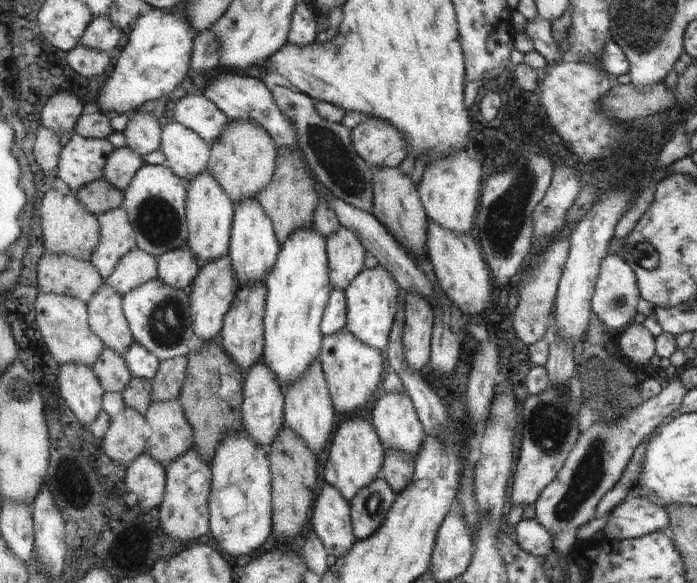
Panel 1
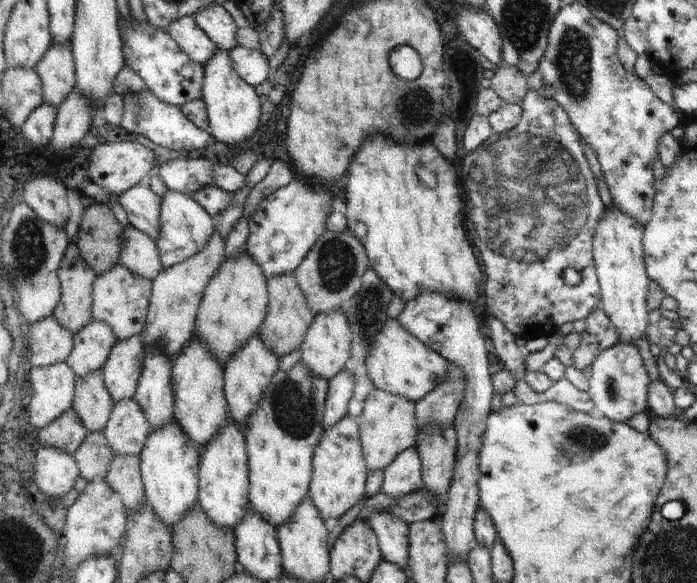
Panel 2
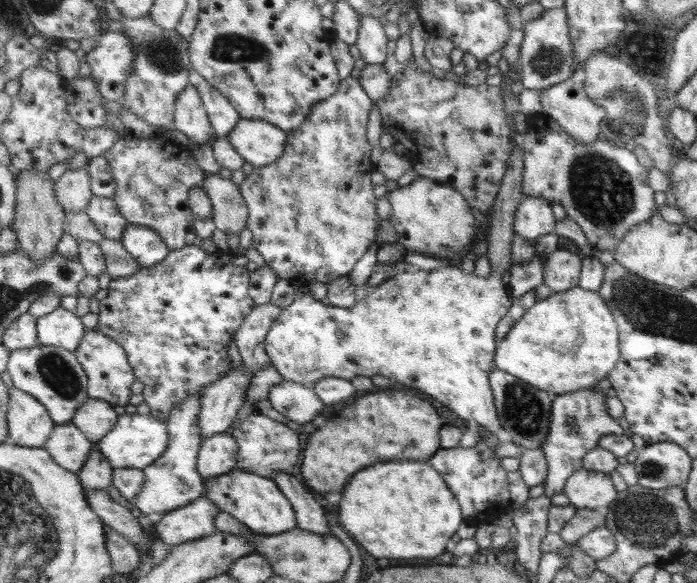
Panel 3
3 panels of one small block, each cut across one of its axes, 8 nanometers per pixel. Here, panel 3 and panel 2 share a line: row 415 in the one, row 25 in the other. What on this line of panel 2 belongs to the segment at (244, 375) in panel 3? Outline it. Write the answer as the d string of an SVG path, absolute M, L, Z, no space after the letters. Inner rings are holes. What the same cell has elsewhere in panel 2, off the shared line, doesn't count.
M213 4L195 15L194 20L200 28L213 40L219 49L231 51L237 45L237 24L233 16L219 4Z

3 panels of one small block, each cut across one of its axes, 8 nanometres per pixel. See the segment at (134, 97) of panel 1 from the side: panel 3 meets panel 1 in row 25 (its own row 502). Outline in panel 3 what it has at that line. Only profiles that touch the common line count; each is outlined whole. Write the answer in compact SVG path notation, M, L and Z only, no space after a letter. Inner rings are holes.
M202 394L189 396L185 403L179 404L171 412L167 428L170 429L170 446L162 458L155 460L150 467L144 468L146 484L134 506L143 514L158 512L166 514L179 507L185 507L199 497L205 495L205 485L198 472L198 456L204 440L202 429L199 428L199 414L202 412Z

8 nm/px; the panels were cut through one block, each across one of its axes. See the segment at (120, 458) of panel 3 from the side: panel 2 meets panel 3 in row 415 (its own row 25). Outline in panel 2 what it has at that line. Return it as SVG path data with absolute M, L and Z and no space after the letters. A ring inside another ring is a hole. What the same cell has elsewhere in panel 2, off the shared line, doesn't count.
M130 15L132 20L125 21L123 17L121 17L122 25L121 25L121 32L123 32L123 42L125 43L124 47L124 59L128 66L132 68L134 72L136 72L141 79L145 82L145 84L148 87L148 90L150 92L153 92L155 96L157 96L160 100L163 100L163 103L171 104L174 106L177 106L179 108L182 108L185 104L193 103L195 100L202 98L202 88L205 80L205 73L206 70L202 65L199 65L197 62L194 62L191 60L191 58L183 52L183 50L177 45L177 42L173 40L173 38L168 34L168 32L164 32L163 30L154 28L149 22L147 22L146 26L143 26L143 24L139 24L137 20L134 20L132 16Z

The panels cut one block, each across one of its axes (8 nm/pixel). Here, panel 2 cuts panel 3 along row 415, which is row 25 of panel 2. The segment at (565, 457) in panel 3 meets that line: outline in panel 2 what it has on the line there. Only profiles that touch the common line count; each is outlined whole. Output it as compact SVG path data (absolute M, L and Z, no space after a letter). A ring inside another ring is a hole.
M574 1L570 5L563 6L553 18L551 22L551 31L548 37L548 48L546 54L542 57L539 66L539 72L543 77L545 85L551 87L551 99L562 109L562 112L567 116L567 119L571 122L571 126L579 139L583 144L587 144L593 154L597 157L597 162L601 167L603 173L603 181L607 185L609 195L611 195L612 206L619 210L619 213L631 218L635 223L638 223L641 227L645 227L645 224L652 218L652 201L655 195L654 192L654 177L653 177L653 161L657 158L658 141L663 137L663 134L669 133L671 129L681 125L680 114L669 104L658 100L653 92L648 88L642 80L638 79L634 74L630 74L621 66L616 56L616 39L618 35L610 28L609 25L599 21L589 10L585 9L581 4Z

